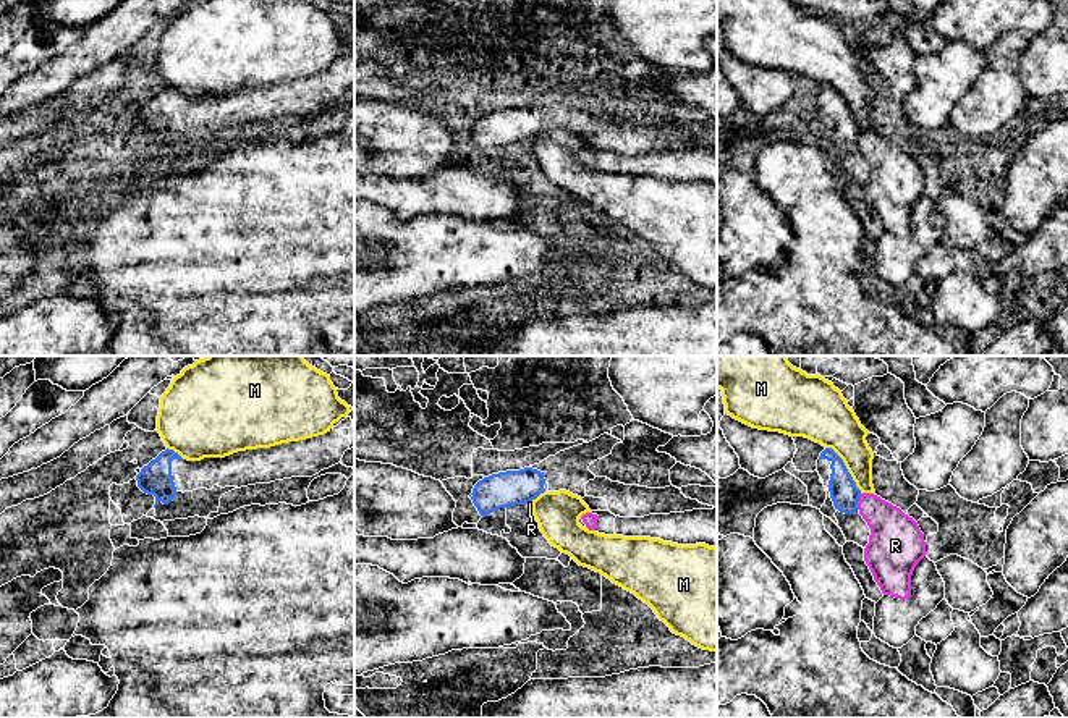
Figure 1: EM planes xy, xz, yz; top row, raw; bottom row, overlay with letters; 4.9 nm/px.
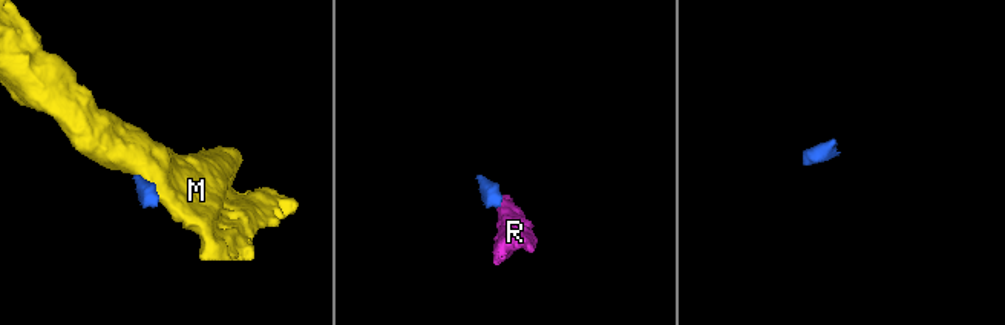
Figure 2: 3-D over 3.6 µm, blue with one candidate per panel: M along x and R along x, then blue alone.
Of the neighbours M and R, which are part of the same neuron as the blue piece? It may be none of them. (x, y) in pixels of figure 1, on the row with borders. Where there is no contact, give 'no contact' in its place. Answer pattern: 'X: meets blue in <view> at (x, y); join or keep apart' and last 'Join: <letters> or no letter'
M: meets blue in yz at (845, 468); keep apart
R: meets blue in yz at (858, 500); keep apart
Join: no letter

